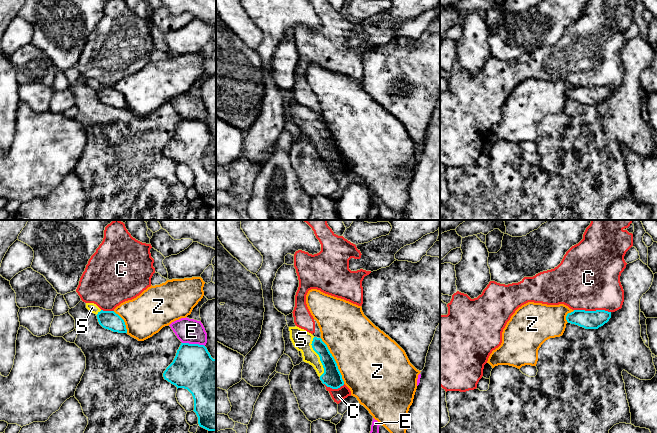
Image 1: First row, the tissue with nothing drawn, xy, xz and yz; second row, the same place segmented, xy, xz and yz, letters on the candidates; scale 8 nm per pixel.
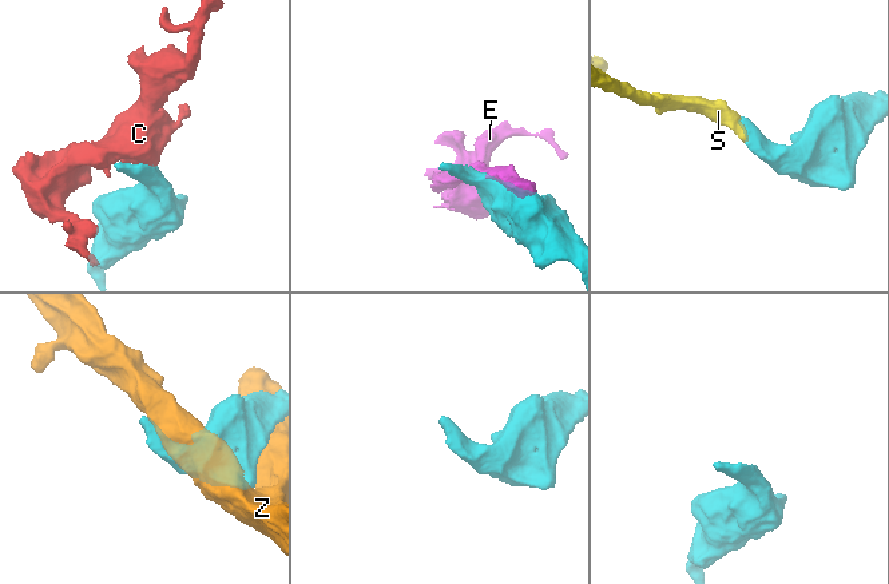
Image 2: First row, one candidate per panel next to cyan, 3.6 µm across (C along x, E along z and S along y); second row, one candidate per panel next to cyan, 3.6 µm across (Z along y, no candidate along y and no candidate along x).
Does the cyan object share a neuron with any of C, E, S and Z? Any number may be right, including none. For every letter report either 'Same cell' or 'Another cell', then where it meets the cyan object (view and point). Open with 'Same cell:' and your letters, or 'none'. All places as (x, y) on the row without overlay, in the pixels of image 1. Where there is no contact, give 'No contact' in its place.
Same cell: S
C: Another cell. Touches cyan at yz (592, 87)
E: Another cell. Touches cyan at xy (193, 120)
S: Same cell. Touches cyan at xz (319, 132)
Z: Another cell. Touches cyan at xz (335, 137)

